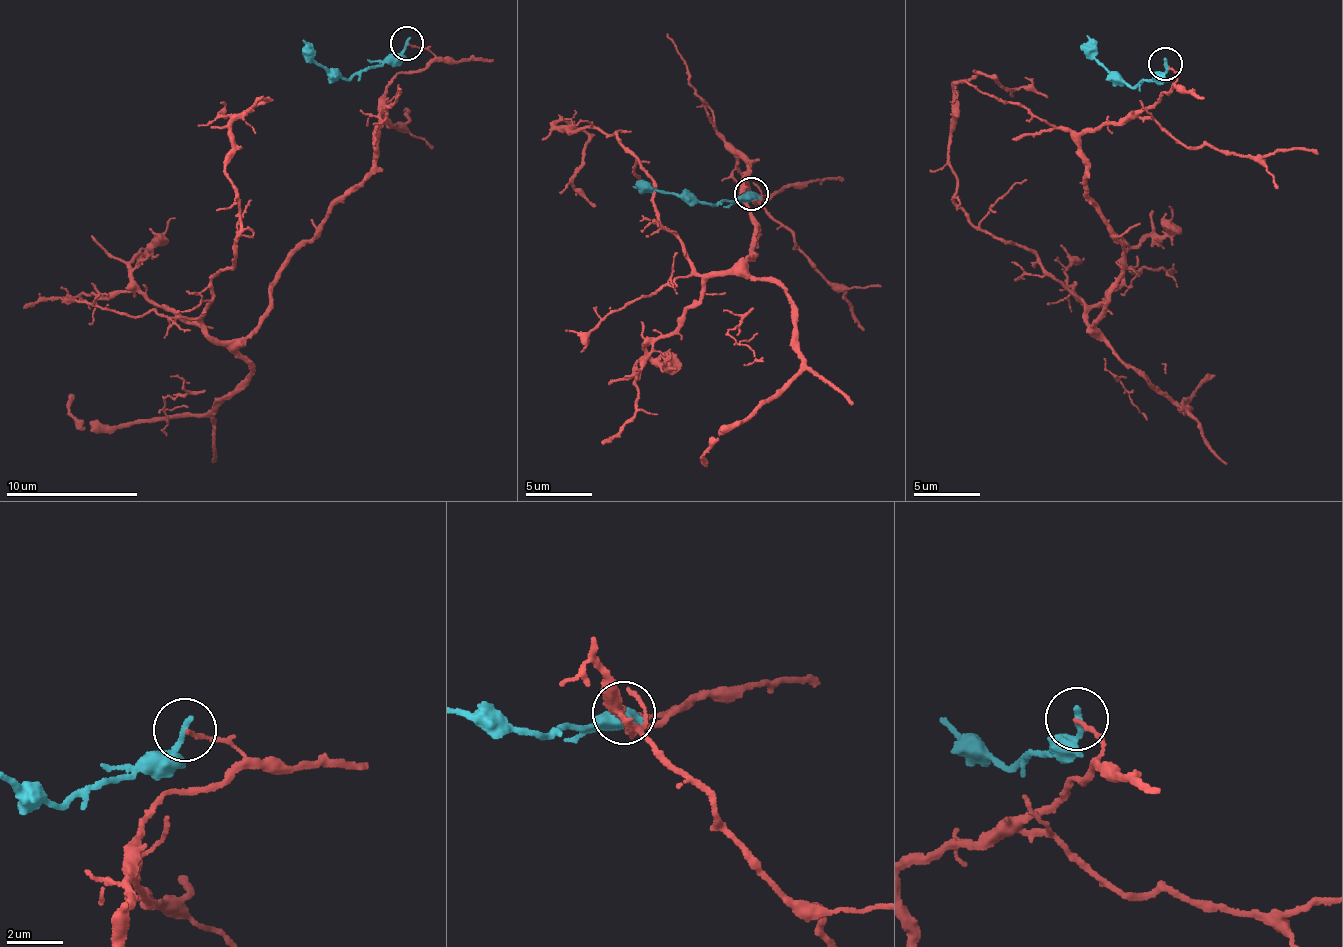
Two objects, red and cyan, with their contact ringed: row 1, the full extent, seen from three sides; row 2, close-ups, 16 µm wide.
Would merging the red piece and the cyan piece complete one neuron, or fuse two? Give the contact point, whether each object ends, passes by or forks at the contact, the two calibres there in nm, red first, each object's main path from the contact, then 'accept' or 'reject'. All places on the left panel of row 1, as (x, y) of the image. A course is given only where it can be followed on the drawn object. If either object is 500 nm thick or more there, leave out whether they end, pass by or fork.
(407, 43) | red ends | cyan ends | 150/240 nm | red via (406, 42), (432, 53), (388, 83), (376, 171), (227, 341), (225, 157), (265, 102), (226, 118) | cyan via (406, 42), (399, 52), (343, 80), (329, 78), (302, 40) | reject

